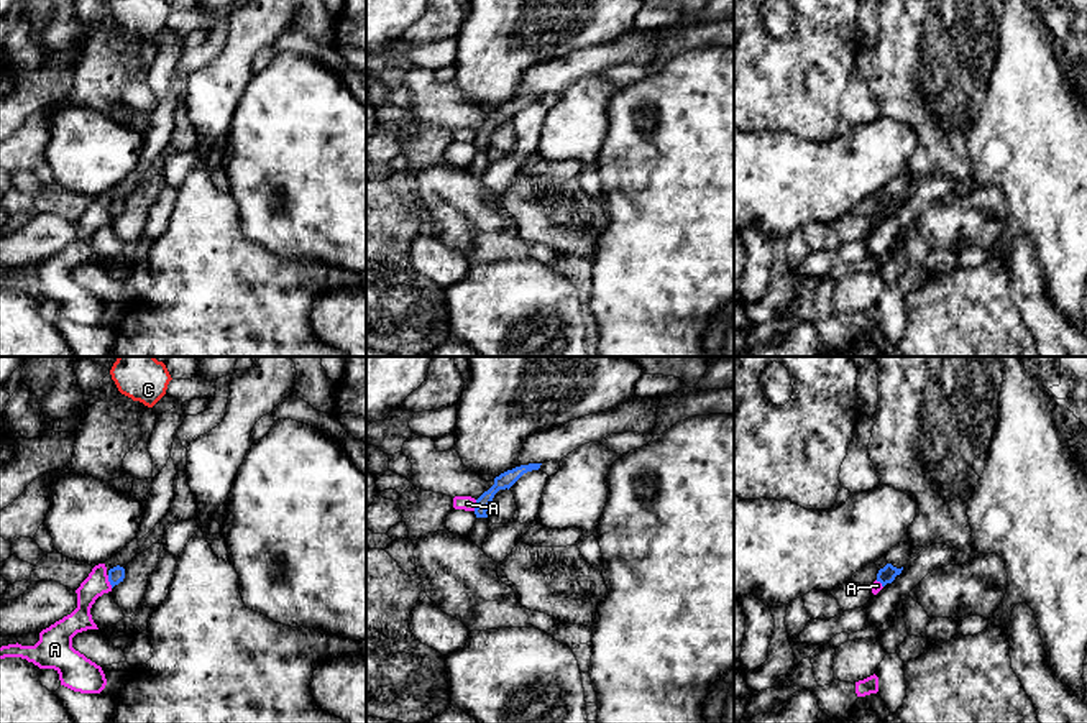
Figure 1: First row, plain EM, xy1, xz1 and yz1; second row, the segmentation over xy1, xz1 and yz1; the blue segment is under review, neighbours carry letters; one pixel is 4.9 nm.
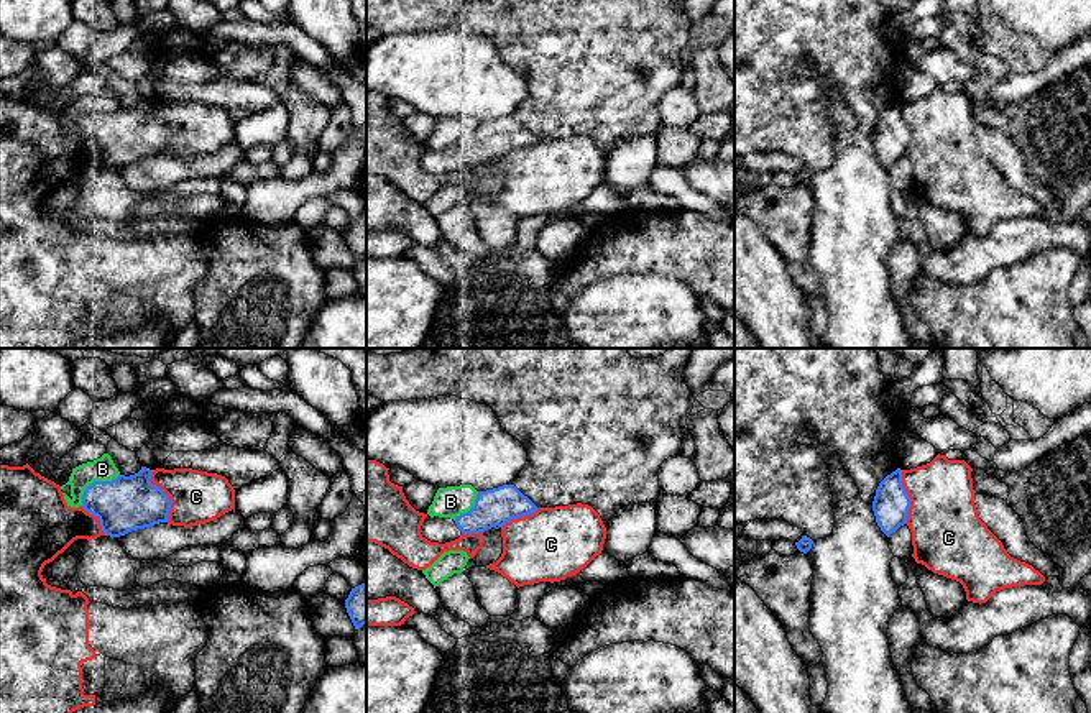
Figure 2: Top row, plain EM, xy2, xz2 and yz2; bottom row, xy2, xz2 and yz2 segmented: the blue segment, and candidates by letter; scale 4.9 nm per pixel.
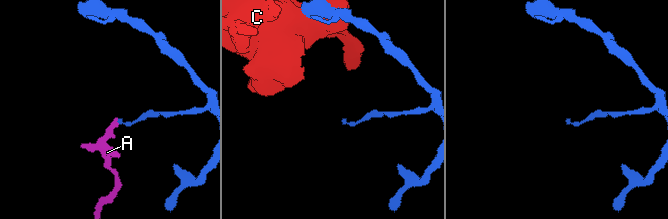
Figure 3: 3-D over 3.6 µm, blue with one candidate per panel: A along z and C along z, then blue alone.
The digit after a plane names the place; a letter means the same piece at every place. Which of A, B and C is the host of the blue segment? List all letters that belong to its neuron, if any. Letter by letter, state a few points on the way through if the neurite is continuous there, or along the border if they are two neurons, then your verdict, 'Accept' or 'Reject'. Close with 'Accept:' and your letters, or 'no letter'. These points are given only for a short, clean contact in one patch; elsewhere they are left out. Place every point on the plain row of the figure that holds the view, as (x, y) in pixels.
A: Boundary: xy1 (107, 207), (112, 219). Reject
B: Reject
C: Reject
Accept: no letter

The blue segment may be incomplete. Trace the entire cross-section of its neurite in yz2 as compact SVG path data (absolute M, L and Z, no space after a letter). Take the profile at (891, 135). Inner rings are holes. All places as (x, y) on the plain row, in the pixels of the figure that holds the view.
M897 100L879 115L872 133L876 154L887 169L907 154L909 140L910 130Z

